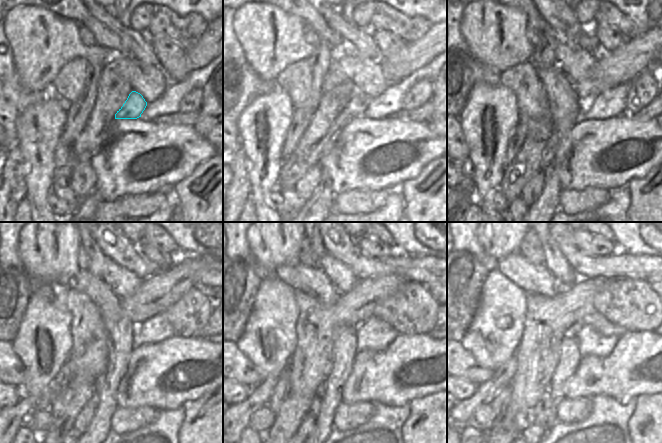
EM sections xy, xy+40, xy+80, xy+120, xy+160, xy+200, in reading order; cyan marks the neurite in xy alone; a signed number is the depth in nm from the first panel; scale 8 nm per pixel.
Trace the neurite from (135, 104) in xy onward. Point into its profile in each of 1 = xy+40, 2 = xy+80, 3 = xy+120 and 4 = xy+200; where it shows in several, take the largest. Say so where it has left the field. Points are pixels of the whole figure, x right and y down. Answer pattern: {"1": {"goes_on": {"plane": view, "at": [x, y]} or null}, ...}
{"1": {"goes_on": {"plane": "xy+40", "at": [359, 103]}}, "2": {"goes_on": {"plane": "xy+80", "at": [548, 156]}}, "3": {"goes_on": {"plane": "xy+120", "at": [98, 383]}}, "4": {"goes_on": {"plane": "xy+200", "at": [543, 406]}}}

